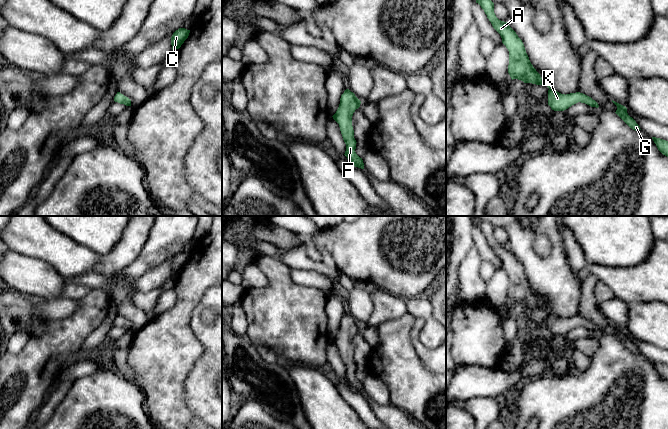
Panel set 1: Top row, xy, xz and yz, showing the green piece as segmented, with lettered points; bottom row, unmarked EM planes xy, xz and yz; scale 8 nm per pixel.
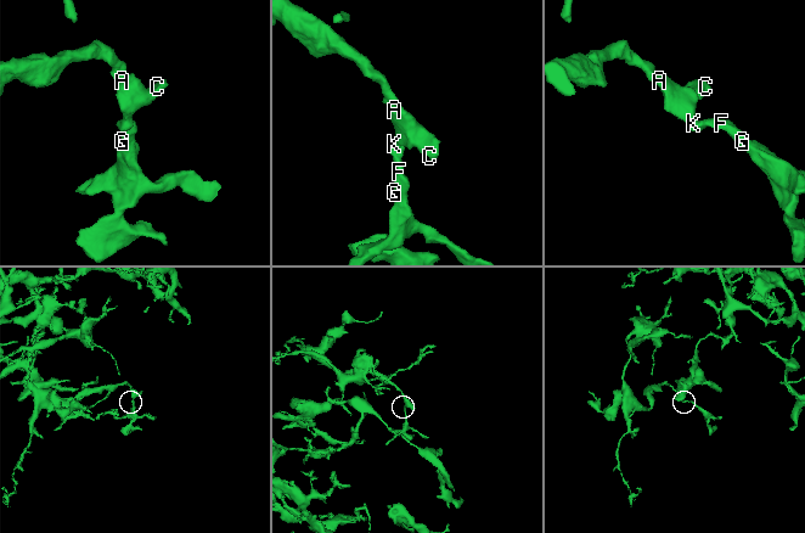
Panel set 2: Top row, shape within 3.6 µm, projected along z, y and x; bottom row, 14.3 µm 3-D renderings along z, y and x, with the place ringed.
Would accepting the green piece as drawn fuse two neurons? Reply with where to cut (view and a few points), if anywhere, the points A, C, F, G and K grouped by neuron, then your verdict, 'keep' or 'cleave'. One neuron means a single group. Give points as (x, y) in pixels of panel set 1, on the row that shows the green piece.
no cut; A C F G K; keep

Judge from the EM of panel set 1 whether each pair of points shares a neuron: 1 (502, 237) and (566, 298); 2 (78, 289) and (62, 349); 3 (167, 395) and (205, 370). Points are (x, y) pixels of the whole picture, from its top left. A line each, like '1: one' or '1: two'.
1: two
2: two
3: two

